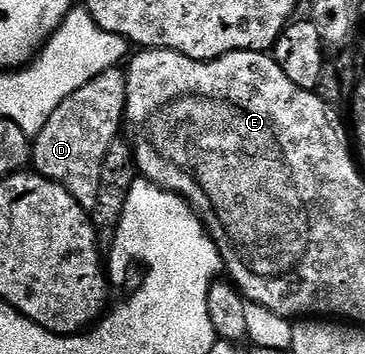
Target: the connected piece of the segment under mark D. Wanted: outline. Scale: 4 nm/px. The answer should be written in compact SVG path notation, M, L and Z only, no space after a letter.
M119 67L97 75L97 79L85 83L81 91L73 91L73 95L69 95L69 99L65 99L65 103L61 103L53 115L49 115L49 123L45 123L45 127L41 127L41 131L33 138L31 159L34 172L69 191L69 195L73 195L83 209L93 211L97 207L97 190L101 187L101 163L105 163L105 151L109 151L109 147L120 136L119 120L124 120L126 106L127 74Z

